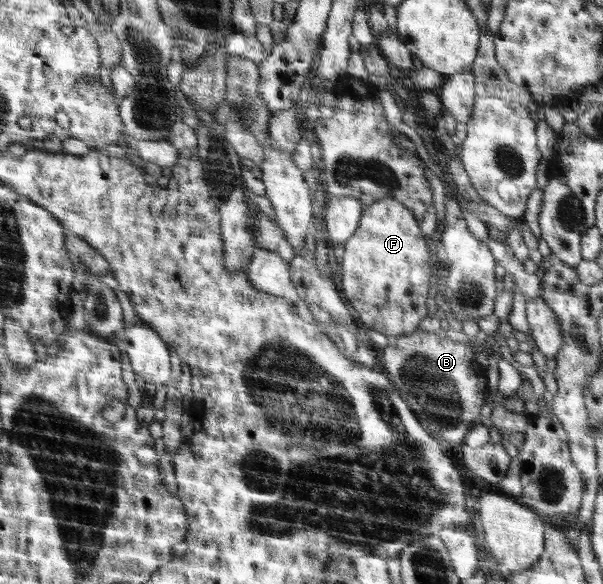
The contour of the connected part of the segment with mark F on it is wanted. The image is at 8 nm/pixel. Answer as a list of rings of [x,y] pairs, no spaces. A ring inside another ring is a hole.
[[[379,199],[371,203],[363,211],[364,223],[351,239],[345,242],[345,252],[342,261],[342,275],[340,285],[342,293],[349,303],[349,308],[355,309],[360,315],[360,321],[384,335],[400,337],[408,335],[417,329],[416,325],[426,317],[426,297],[430,291],[430,273],[432,273],[432,259],[428,253],[428,245],[420,233],[419,221],[411,208],[395,199]]]

